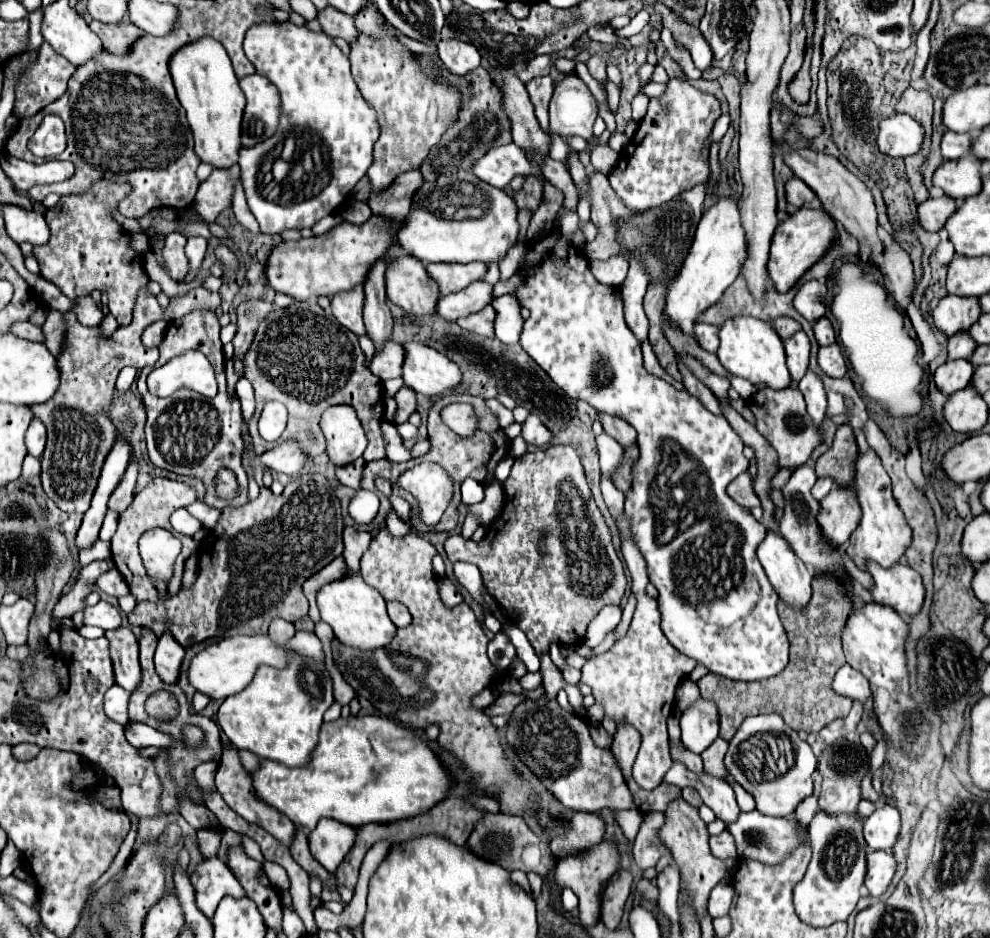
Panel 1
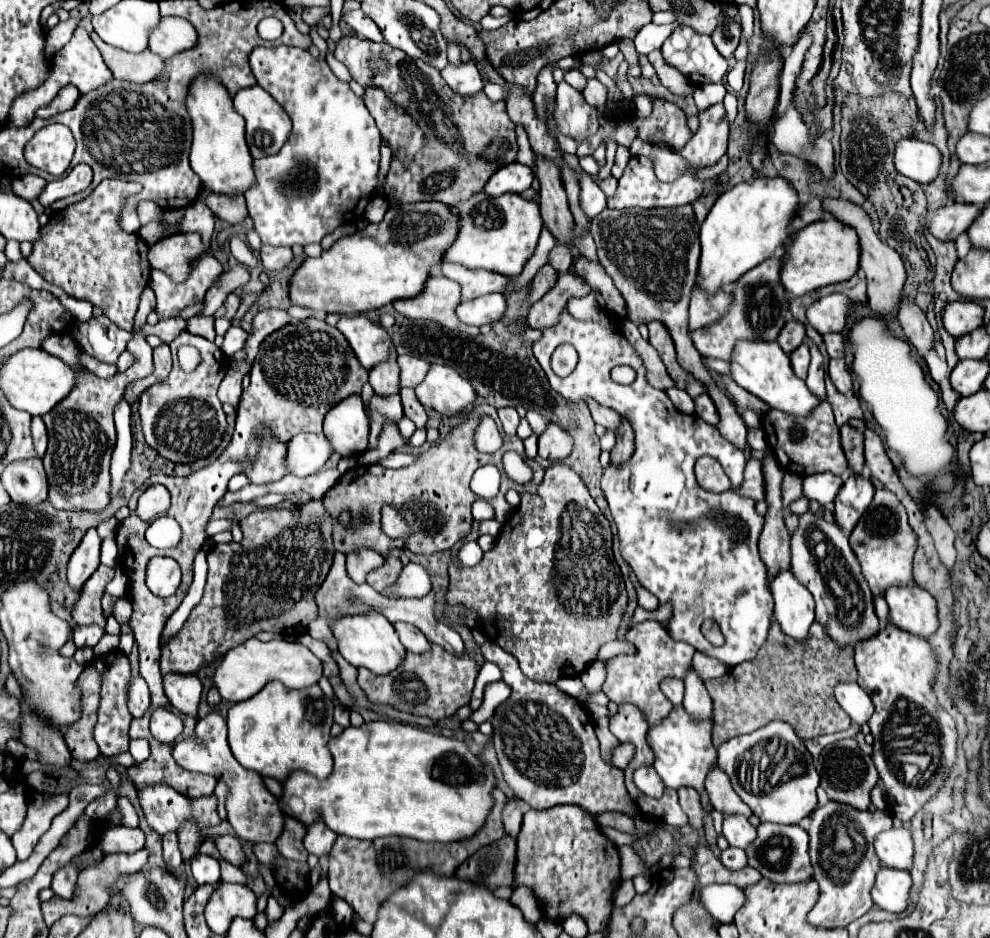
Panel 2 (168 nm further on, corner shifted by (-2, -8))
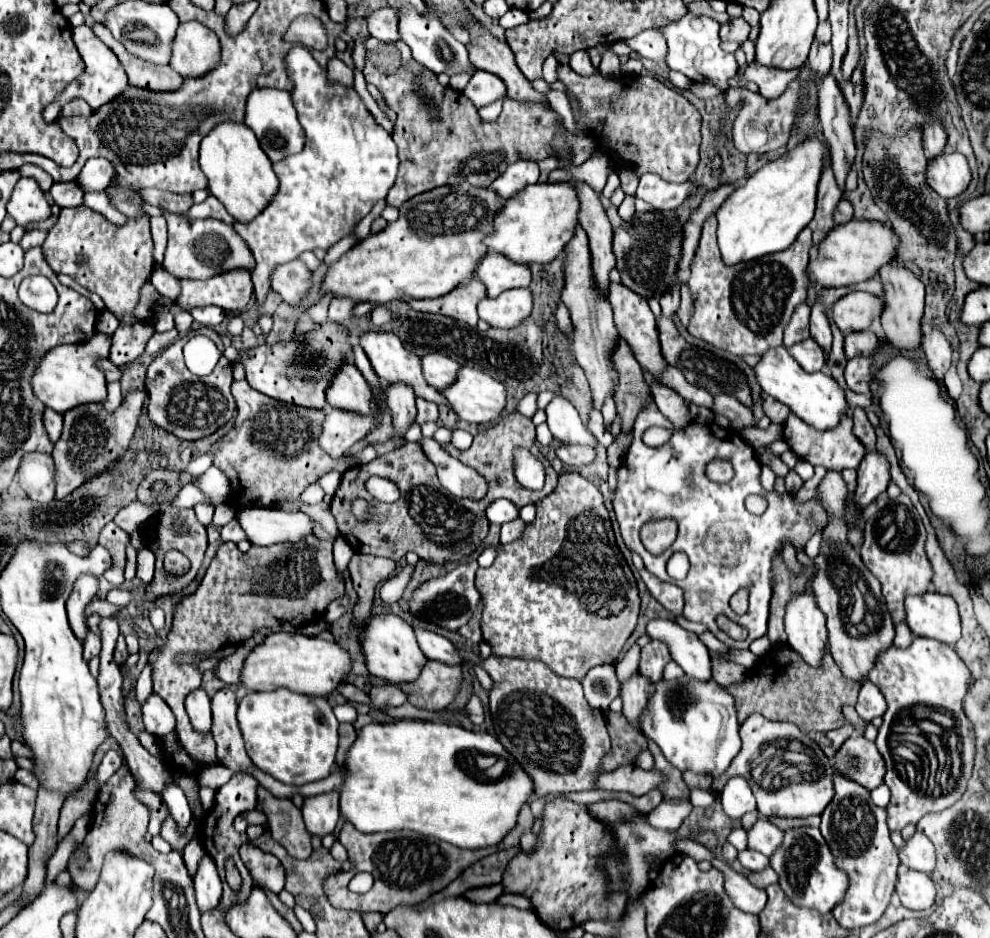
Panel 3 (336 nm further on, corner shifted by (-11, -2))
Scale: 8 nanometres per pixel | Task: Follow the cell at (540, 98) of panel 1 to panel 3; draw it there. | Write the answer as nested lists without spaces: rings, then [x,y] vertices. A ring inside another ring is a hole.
[[[625,195],[625,199],[623,199],[623,203],[619,205],[619,215],[621,215],[621,219],[623,221],[629,221],[631,217],[633,217],[633,213],[635,213],[635,207],[633,207],[633,197],[629,197],[629,195]]]

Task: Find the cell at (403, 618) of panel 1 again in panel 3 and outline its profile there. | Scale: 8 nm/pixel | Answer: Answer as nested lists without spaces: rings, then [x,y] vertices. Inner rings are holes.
[[[415,629],[415,635],[417,635],[417,643],[427,659],[437,659],[437,661],[443,661],[447,665],[461,663],[457,649],[453,647],[453,643],[447,637],[433,633],[433,631],[427,631],[427,629]]]

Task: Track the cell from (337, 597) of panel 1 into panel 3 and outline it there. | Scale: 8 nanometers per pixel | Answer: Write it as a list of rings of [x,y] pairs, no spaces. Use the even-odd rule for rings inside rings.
[[[383,613],[383,615],[371,617],[361,629],[359,647],[361,647],[361,655],[365,659],[367,671],[371,675],[381,677],[391,683],[415,681],[423,669],[423,663],[427,663],[427,657],[419,649],[411,625],[395,613]]]

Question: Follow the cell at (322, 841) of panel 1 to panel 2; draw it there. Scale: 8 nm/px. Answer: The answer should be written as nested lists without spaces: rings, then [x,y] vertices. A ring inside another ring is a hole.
[[[316,819],[314,823],[306,825],[306,835],[304,835],[304,847],[308,853],[314,853],[316,857],[326,855],[332,845],[334,845],[336,833],[326,827],[322,819]]]

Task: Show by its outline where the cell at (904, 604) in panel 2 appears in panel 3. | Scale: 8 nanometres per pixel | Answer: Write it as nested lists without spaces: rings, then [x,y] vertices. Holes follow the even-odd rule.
[[[927,591],[923,595],[907,595],[905,623],[913,635],[929,637],[955,645],[961,637],[961,623],[957,603],[949,595]]]

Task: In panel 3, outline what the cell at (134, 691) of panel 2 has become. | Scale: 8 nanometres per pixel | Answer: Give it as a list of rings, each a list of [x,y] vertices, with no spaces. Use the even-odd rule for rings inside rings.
[[[151,693],[143,703],[143,723],[151,735],[163,737],[175,729],[175,715],[159,695]]]

